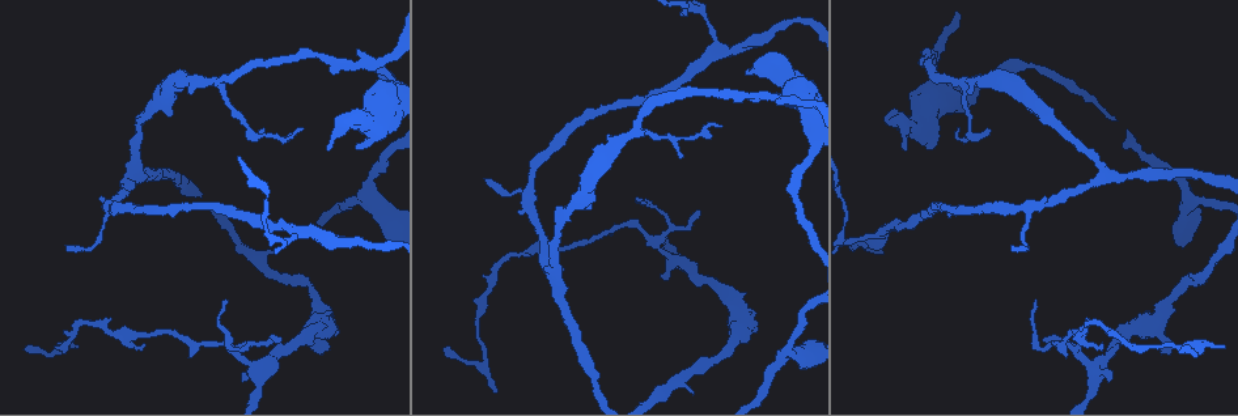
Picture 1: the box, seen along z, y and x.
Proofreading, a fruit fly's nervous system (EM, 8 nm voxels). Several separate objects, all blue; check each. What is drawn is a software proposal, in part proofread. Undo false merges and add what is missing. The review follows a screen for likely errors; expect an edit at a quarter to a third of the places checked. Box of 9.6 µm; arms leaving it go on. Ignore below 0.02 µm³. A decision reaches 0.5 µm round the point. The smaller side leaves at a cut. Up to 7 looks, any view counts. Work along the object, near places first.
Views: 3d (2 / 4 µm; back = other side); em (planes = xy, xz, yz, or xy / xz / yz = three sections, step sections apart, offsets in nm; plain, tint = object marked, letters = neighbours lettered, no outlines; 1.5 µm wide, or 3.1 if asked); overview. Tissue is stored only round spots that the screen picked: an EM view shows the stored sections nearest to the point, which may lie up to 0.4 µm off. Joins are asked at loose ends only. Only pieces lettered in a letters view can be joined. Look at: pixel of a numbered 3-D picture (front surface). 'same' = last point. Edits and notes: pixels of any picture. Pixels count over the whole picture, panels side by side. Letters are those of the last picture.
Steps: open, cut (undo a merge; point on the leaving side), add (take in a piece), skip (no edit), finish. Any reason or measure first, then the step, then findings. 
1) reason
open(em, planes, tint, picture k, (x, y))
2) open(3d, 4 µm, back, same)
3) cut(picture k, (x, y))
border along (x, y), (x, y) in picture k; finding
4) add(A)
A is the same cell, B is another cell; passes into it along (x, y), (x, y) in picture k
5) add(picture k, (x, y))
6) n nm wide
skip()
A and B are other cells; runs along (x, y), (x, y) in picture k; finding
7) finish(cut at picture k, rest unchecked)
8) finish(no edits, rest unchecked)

branch stops here
open(3d, 2 µm, picture 1, (1171, 352))

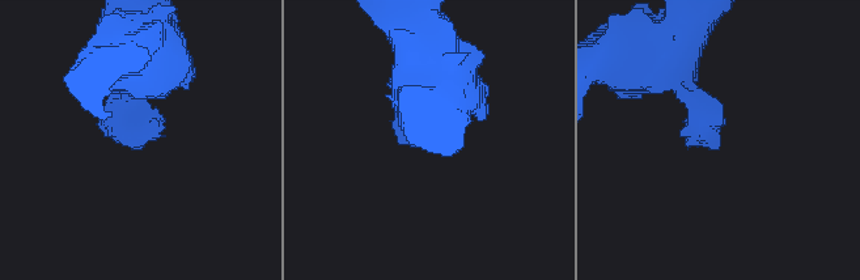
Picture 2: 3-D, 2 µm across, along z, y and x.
now the EM
open(em, planes, letters, picture 2, (137, 147))

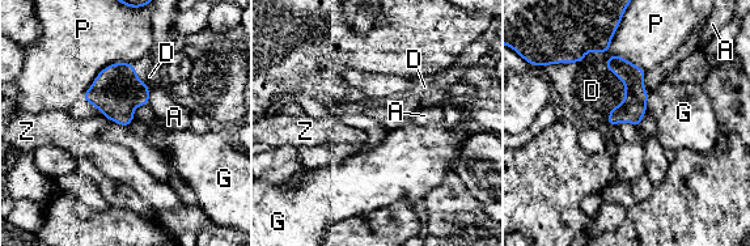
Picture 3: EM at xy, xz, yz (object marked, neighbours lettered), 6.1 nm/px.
160 nm wide
skip()
A, D, G, P and Z are other cells; runs along (615, 58), (634, 80), (636, 122) in picture 3; none of them fits

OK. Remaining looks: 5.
a narrow waist
open(em, xy, step 8, tint, picture 1, (388, 78))

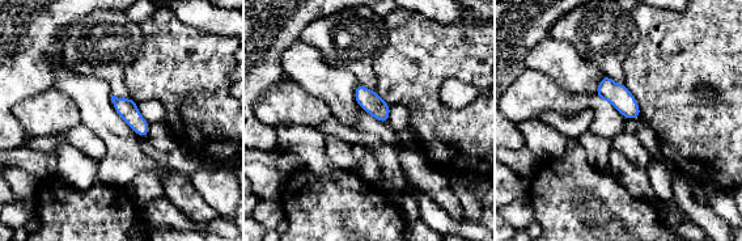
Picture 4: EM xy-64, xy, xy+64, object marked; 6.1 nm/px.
open(em, yz, step 4, letters, same)

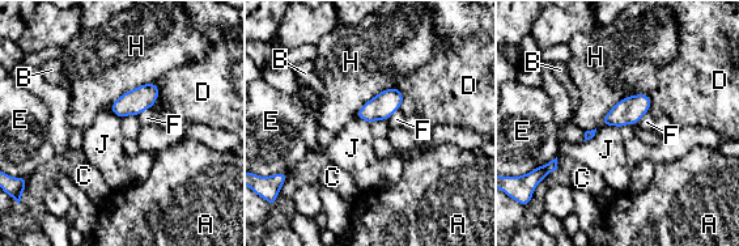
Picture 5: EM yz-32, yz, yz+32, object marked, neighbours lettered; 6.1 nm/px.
H touches over 300 nm
skip()
A, B, C, D, E, F, H and J are other cells; border along (601, 123), (619, 128) in picture 5; one cell here

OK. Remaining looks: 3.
open(3d, 2 µm, back, picture 1, (748, 75))

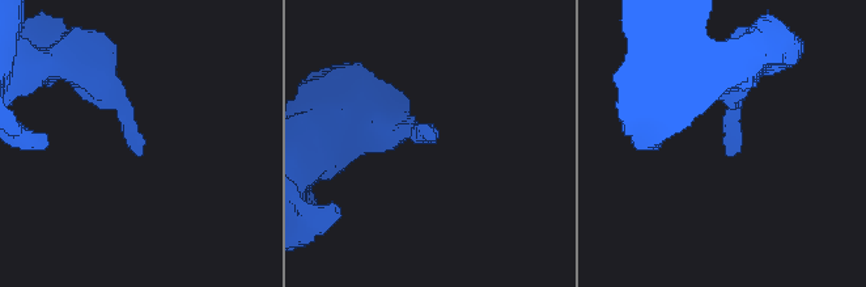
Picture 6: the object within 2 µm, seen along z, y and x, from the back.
open(em, planes, tint, picture 6, (142, 154))

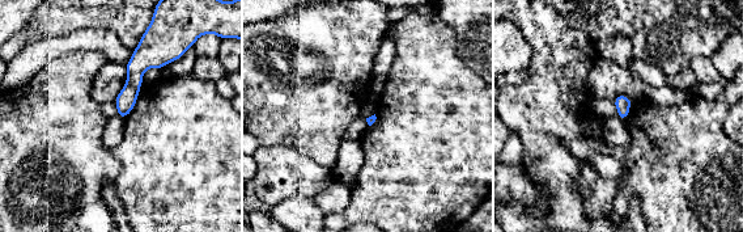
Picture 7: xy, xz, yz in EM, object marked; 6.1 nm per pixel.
open(em, planes, letters, same)

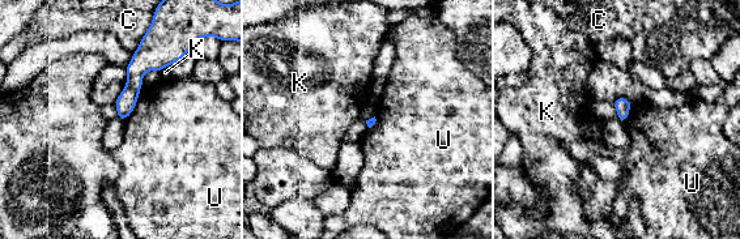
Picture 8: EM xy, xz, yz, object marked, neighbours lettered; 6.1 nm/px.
U touches over 260 nm
skip()
C, K and U are other cells; none of them fits

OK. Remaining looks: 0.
finish(no edits, rest unchecked)

